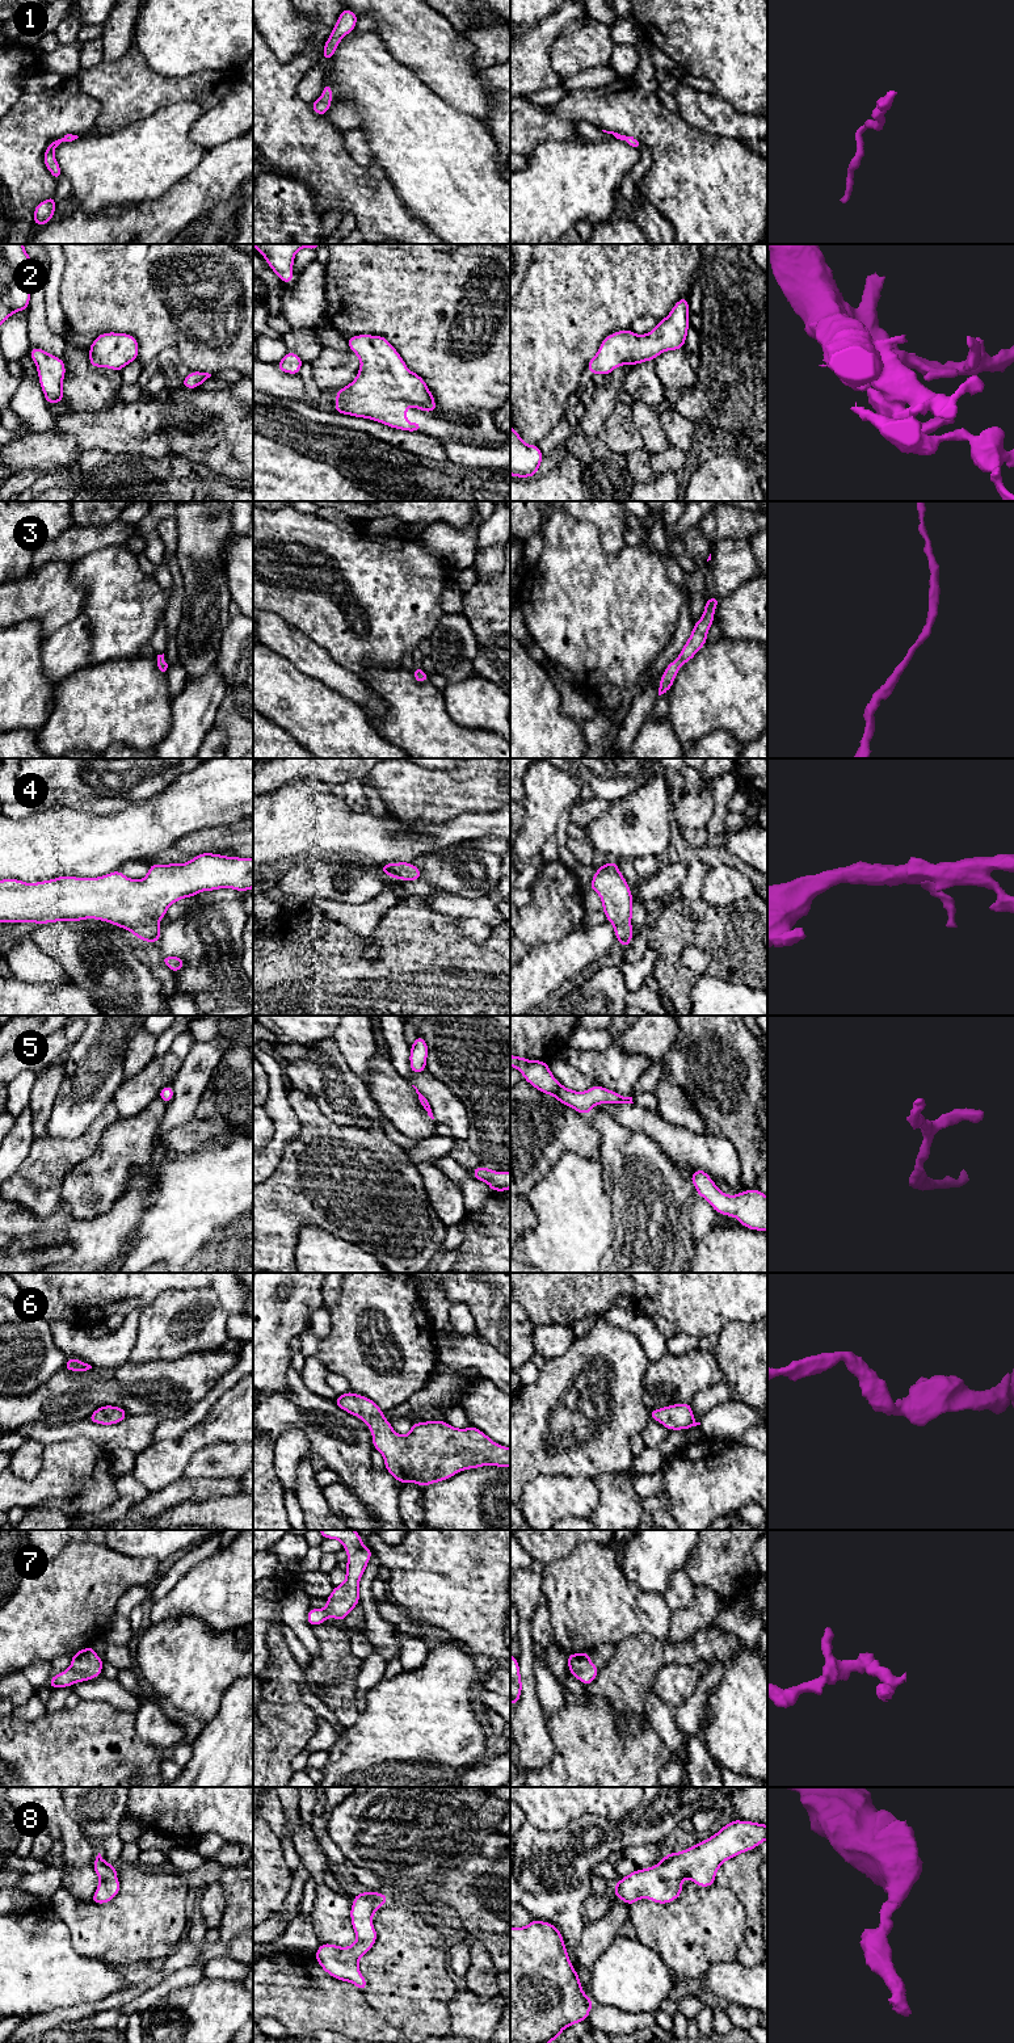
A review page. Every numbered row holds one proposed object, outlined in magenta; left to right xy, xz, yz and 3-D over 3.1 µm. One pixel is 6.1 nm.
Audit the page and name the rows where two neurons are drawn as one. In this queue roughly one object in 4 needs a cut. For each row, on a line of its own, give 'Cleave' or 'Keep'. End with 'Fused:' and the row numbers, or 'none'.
1: Keep
2: Keep
3: Keep
4: Keep
5: Keep
6: Keep
7: Keep
8: Keep
Fused: none

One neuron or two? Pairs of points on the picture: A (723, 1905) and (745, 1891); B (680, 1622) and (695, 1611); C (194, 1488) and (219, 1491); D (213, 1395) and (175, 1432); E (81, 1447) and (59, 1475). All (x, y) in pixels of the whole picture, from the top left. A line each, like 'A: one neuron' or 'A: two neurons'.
A: two neurons
B: one neuron
C: one neuron
D: one neuron
E: one neuron

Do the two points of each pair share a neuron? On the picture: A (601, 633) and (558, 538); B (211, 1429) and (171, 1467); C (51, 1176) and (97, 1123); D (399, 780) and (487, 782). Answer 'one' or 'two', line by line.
A: one
B: one
C: one
D: one

